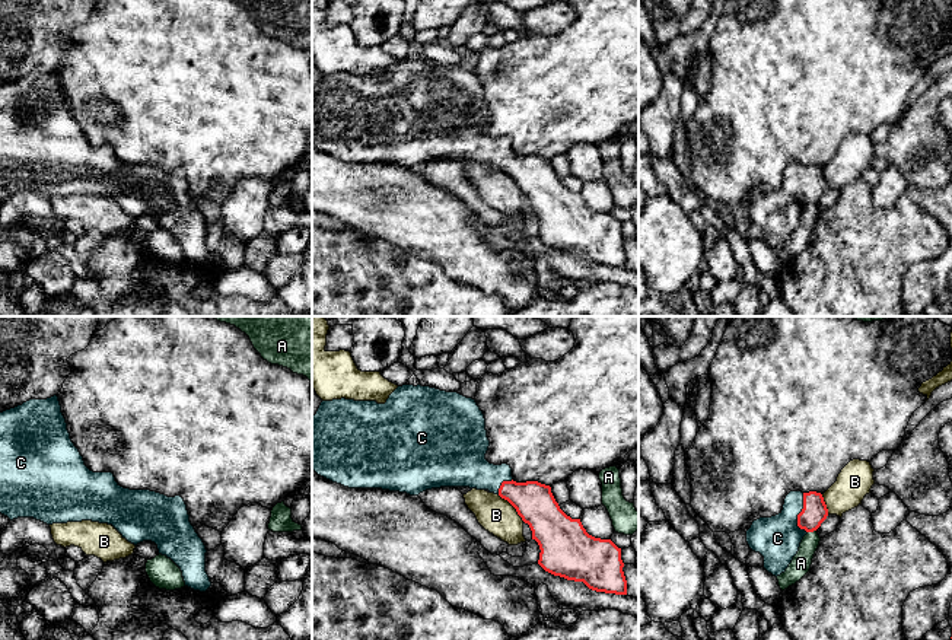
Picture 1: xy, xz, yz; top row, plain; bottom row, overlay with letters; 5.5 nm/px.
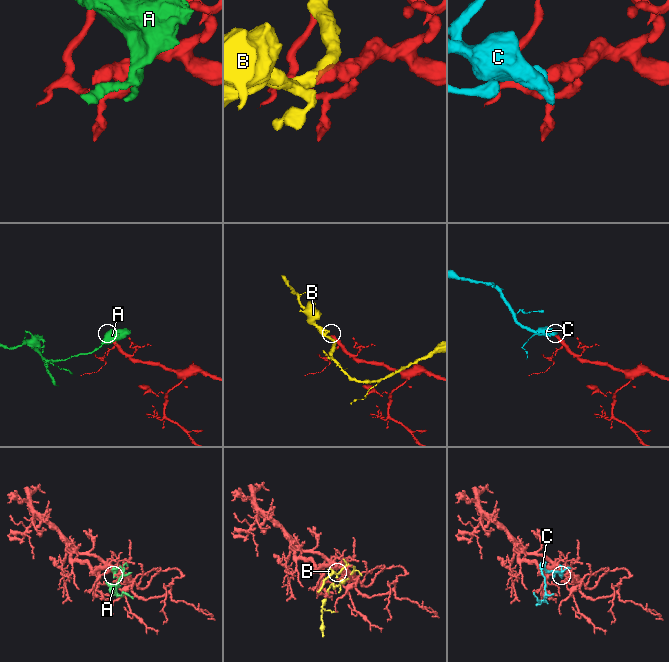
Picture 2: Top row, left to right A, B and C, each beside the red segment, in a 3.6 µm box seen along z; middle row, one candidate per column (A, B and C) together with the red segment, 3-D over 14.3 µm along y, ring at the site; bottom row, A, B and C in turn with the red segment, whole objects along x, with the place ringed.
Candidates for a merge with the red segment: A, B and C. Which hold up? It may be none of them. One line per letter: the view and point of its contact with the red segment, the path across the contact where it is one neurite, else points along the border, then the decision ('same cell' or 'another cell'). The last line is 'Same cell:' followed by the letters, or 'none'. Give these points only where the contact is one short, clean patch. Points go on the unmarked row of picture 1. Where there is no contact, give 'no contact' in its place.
A: meets red in yz at (811, 204); border along yz (815, 203), (808, 206); another cell
B: meets red in xz at (512, 178); another cell
C: meets red in yz at (799, 187); runs through yz (814, 185), (799, 187), (777, 212); same cell
Same cell: C

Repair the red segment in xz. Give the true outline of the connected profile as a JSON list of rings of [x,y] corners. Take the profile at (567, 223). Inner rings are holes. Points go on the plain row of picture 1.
[[[421,58],[398,60],[385,77],[376,74],[332,73],[322,74],[312,90],[312,144],[348,162],[382,162],[418,169],[440,160],[469,160],[488,163],[507,173],[529,198],[532,213],[539,219],[538,238],[554,249],[583,255],[589,262],[605,267],[627,268],[621,222],[611,213],[589,208],[580,192],[567,190],[555,175],[551,160],[538,155],[516,156],[507,137],[494,138],[485,133],[490,114],[485,92],[475,73],[458,66],[446,66]]]

